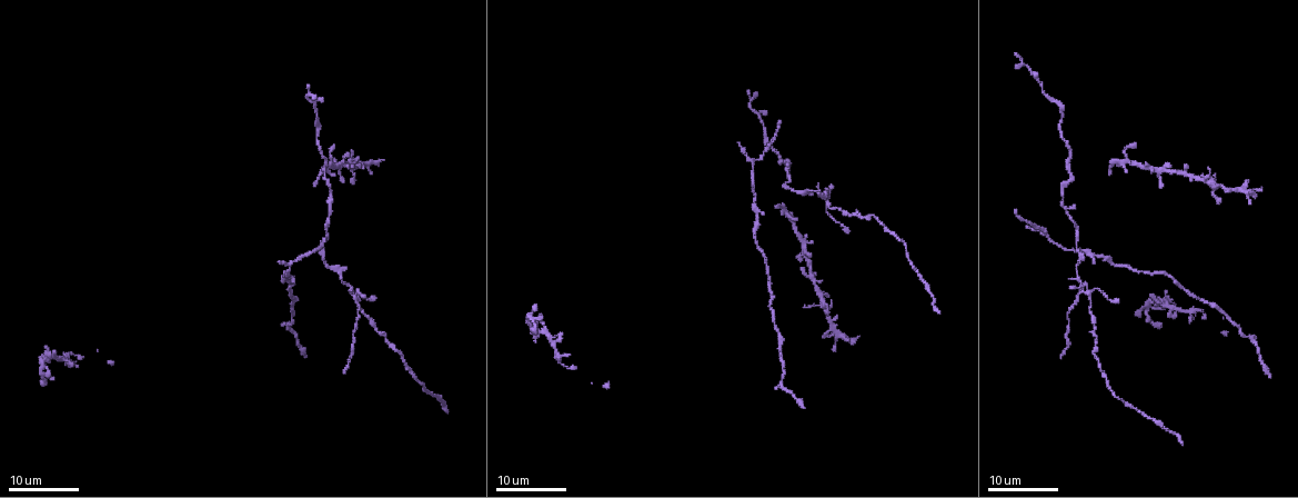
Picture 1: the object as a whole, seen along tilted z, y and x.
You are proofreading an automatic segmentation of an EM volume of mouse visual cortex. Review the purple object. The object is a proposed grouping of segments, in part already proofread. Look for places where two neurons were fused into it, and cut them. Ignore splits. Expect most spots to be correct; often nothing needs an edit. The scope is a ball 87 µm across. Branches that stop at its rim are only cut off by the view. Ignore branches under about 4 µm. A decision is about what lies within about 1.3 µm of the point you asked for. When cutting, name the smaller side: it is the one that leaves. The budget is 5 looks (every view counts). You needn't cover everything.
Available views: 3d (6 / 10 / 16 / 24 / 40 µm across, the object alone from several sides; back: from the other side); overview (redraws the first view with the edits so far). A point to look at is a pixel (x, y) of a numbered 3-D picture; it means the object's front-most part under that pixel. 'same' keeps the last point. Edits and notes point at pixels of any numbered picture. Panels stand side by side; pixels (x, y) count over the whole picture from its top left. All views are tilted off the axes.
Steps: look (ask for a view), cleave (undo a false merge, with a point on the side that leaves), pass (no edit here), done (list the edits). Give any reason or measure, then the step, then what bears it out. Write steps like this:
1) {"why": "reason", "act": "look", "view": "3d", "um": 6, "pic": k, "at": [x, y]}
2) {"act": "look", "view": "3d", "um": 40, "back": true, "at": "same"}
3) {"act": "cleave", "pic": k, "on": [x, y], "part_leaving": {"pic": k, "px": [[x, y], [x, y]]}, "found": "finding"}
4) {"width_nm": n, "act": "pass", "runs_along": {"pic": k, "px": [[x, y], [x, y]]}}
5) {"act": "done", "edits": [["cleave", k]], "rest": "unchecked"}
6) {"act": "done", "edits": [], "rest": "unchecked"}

{"why": "four-way junction", "act": "look", "view": "3d", "um": 24, "pic": 1, "at": [357, 299]}

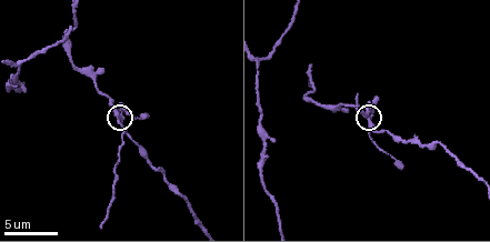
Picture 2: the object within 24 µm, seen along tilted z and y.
{"why": "closer look", "act": "look", "view": "3d", "um": 6, "pic": 2, "at": [119, 115]}

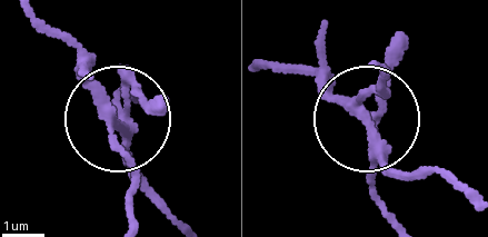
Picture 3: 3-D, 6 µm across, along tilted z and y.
{"arms": 4, "act": "cleave", "pic": 3, "on": [132, 174], "part_leaving": {"pic": 3, "px": [[112, 116], [132, 178], [127, 224]]}, "found": "a second neuron is stuck on"}

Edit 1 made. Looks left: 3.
{"act": "look", "view": "overview"}

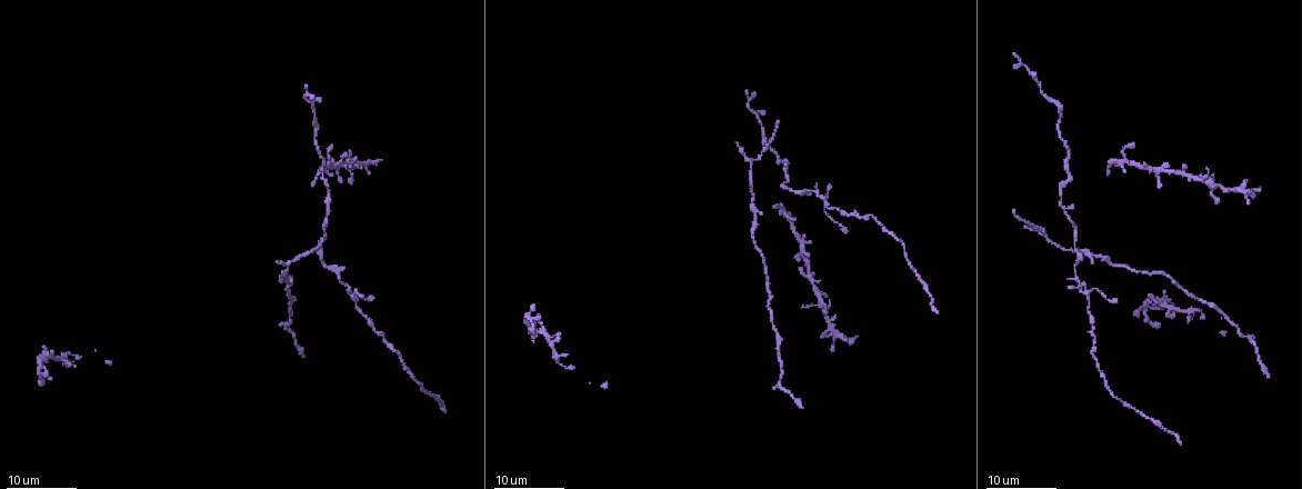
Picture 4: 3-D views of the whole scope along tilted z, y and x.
{"act": "look", "view": "3d", "um": 24, "pic": 4, "at": [1077, 233]}

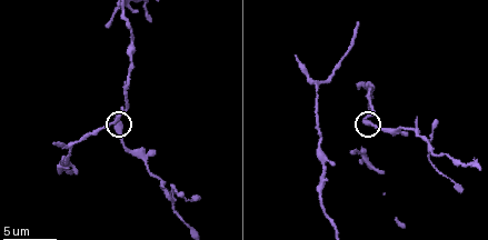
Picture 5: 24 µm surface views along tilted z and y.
{"act": "look", "view": "3d", "um": 6, "pic": 5, "at": [120, 121]}

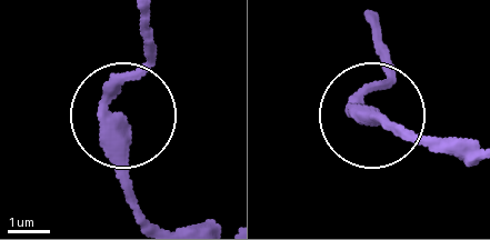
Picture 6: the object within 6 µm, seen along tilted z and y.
{"act": "pass", "found": "one neuron here"}

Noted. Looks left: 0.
{"act": "done", "edits": [["cleave", 3]], "rest": "unchecked"}

